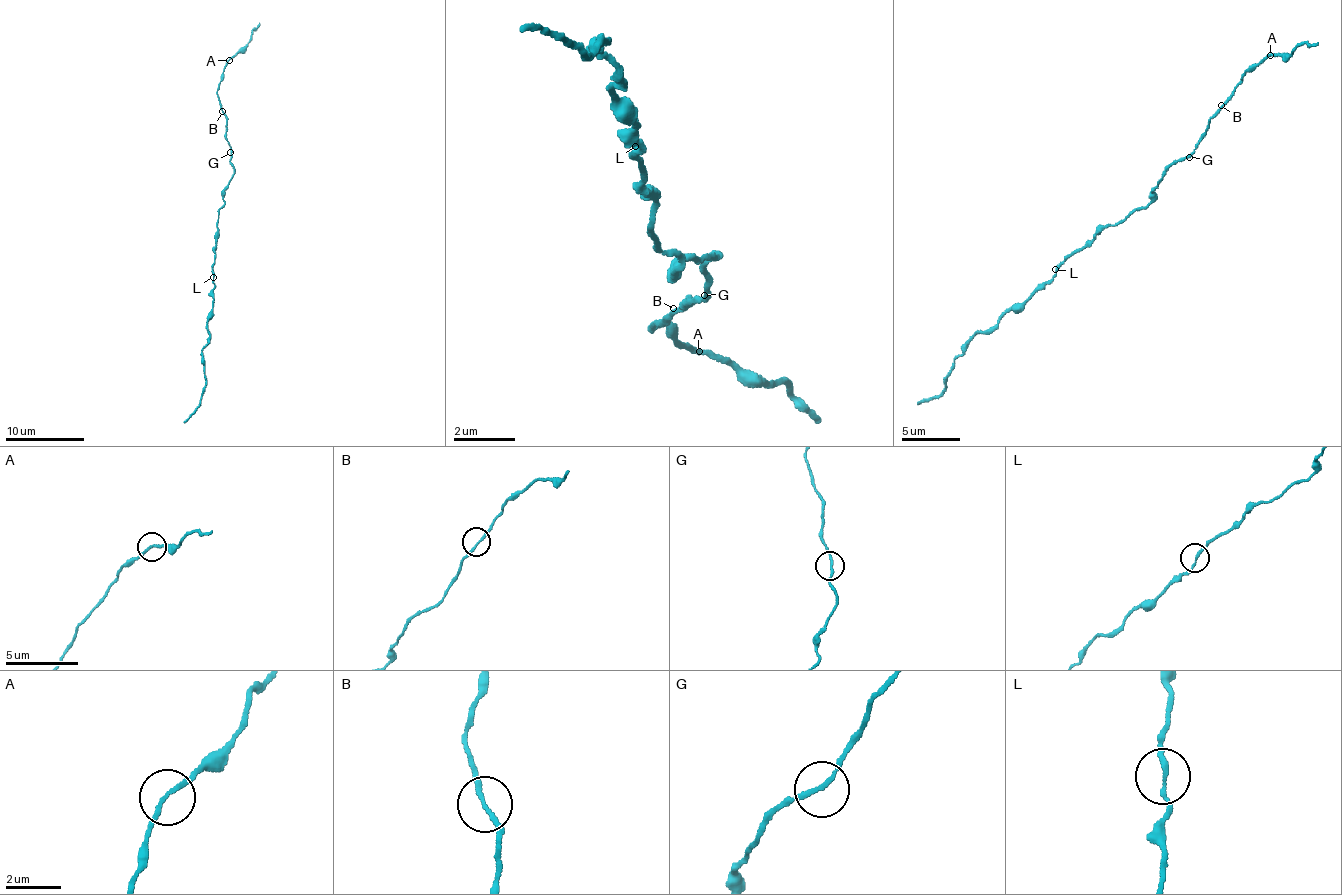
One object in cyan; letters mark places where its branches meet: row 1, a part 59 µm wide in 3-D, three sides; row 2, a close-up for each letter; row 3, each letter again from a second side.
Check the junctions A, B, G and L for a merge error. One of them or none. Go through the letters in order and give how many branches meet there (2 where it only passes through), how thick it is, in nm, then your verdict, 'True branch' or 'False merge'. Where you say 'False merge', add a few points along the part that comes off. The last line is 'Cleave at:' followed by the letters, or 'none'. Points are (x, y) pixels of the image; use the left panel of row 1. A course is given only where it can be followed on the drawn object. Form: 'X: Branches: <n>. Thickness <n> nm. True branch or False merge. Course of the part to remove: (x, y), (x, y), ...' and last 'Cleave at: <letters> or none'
A: Branches: 2. Thickness 160 nm. True branch
B: Branches: 2. Thickness 160 nm. True branch
G: Branches: 2. Thickness 160 nm. True branch
L: Branches: 2. Thickness 160 nm. True branch
Cleave at: none

